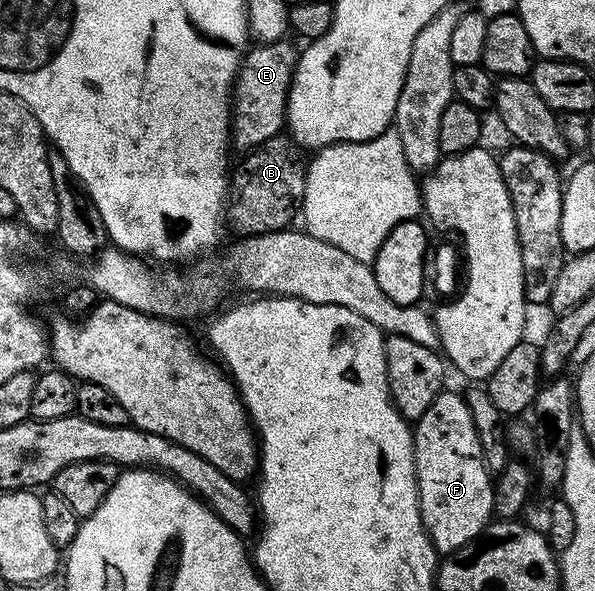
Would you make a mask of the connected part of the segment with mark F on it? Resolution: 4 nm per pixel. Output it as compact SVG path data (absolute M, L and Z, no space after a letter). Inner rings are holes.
M441 390L434 402L430 402L430 410L415 421L412 453L416 463L416 489L420 495L420 517L424 529L436 547L437 553L456 552L475 540L488 527L494 516L494 480L484 465L482 446L478 442L478 434L474 430L474 418L470 418L470 406L463 395Z

